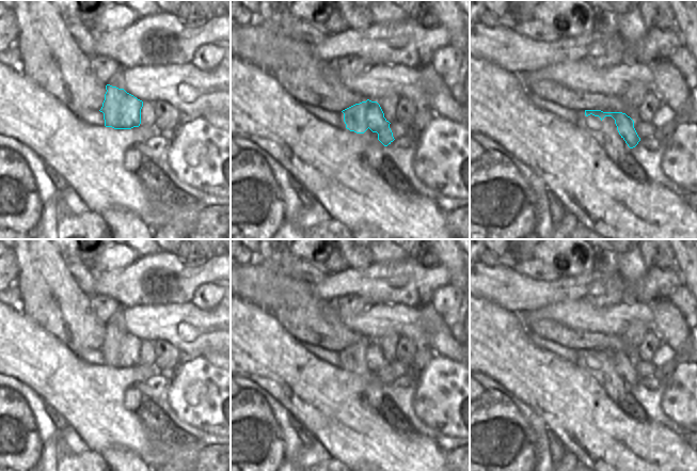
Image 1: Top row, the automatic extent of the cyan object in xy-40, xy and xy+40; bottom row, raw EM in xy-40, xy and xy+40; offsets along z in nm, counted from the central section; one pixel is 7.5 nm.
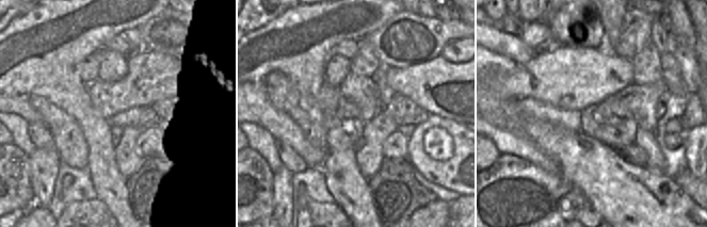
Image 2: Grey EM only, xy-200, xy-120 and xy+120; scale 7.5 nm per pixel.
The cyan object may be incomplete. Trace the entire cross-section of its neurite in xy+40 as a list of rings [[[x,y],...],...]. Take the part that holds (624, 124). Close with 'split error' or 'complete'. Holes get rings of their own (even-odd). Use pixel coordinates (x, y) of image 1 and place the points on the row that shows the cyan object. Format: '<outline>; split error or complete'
[[[585,110],[585,115],[595,115],[599,116],[602,121],[605,116],[612,116],[615,120],[615,124],[617,126],[617,130],[621,138],[625,141],[630,148],[635,147],[640,138],[638,137],[635,128],[634,121],[622,112],[603,112],[601,110]]]; complete

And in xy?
[[[367,99],[342,111],[346,128],[357,134],[364,134],[368,128],[378,134],[378,140],[387,146],[395,139],[390,128],[390,122],[377,101]]]; complete

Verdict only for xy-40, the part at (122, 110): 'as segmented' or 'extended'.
as segmented

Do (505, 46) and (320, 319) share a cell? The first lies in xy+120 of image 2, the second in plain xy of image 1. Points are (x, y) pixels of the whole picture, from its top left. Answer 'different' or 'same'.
different

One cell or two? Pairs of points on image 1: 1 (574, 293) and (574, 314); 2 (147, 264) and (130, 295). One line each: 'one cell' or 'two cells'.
1: two cells
2: one cell

